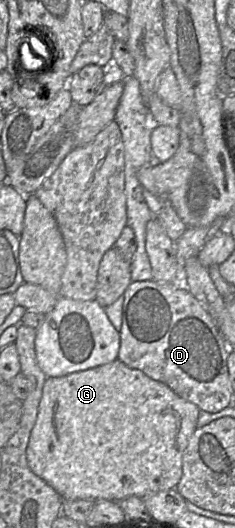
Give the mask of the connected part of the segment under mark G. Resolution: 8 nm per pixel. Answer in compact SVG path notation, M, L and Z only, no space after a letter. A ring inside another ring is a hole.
M119 359L105 365L71 373L66 376L49 377L43 386L36 423L30 435L26 452L27 462L32 472L50 485L62 500L85 499L118 502L129 496L137 496L143 499L158 492L176 488L182 477L183 453L190 437L197 428L199 412L200 408L196 404L181 398L166 384L153 380L141 370L128 367Z

